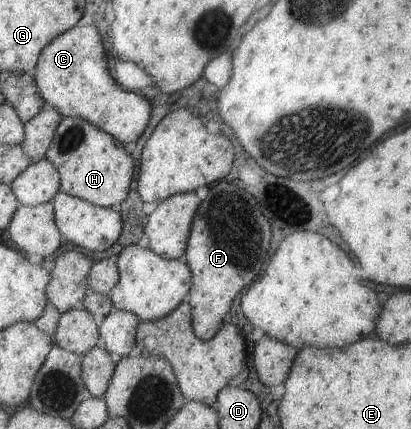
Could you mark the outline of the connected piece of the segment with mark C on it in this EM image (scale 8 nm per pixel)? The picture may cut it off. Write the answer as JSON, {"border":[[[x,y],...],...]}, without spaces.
{"border":[[[93,23],[73,26],[71,29],[65,30],[56,38],[53,38],[39,54],[37,65],[30,74],[46,106],[57,110],[62,118],[78,117],[87,120],[89,124],[109,134],[109,136],[115,138],[116,142],[124,146],[131,140],[137,140],[139,134],[145,130],[147,120],[151,116],[149,114],[151,108],[149,108],[149,102],[145,98],[141,98],[133,91],[125,90],[123,86],[119,86],[110,76],[107,58],[102,46],[103,35],[97,30],[97,27]]]}

